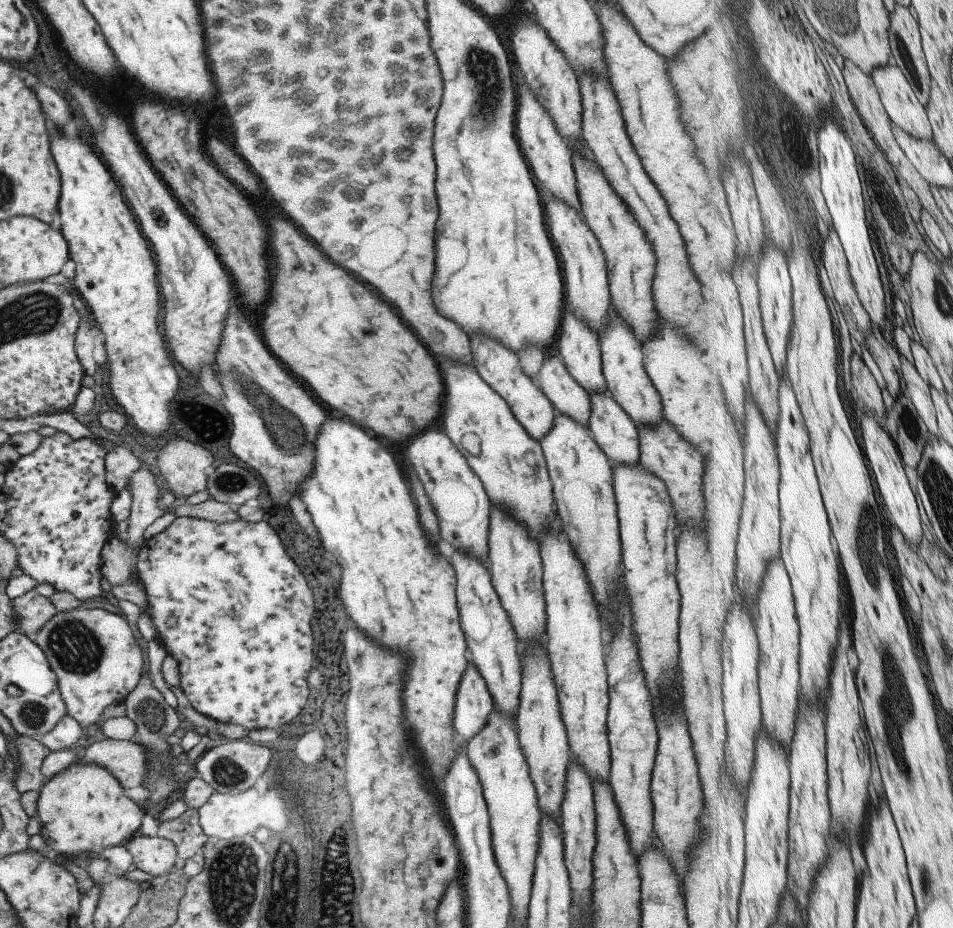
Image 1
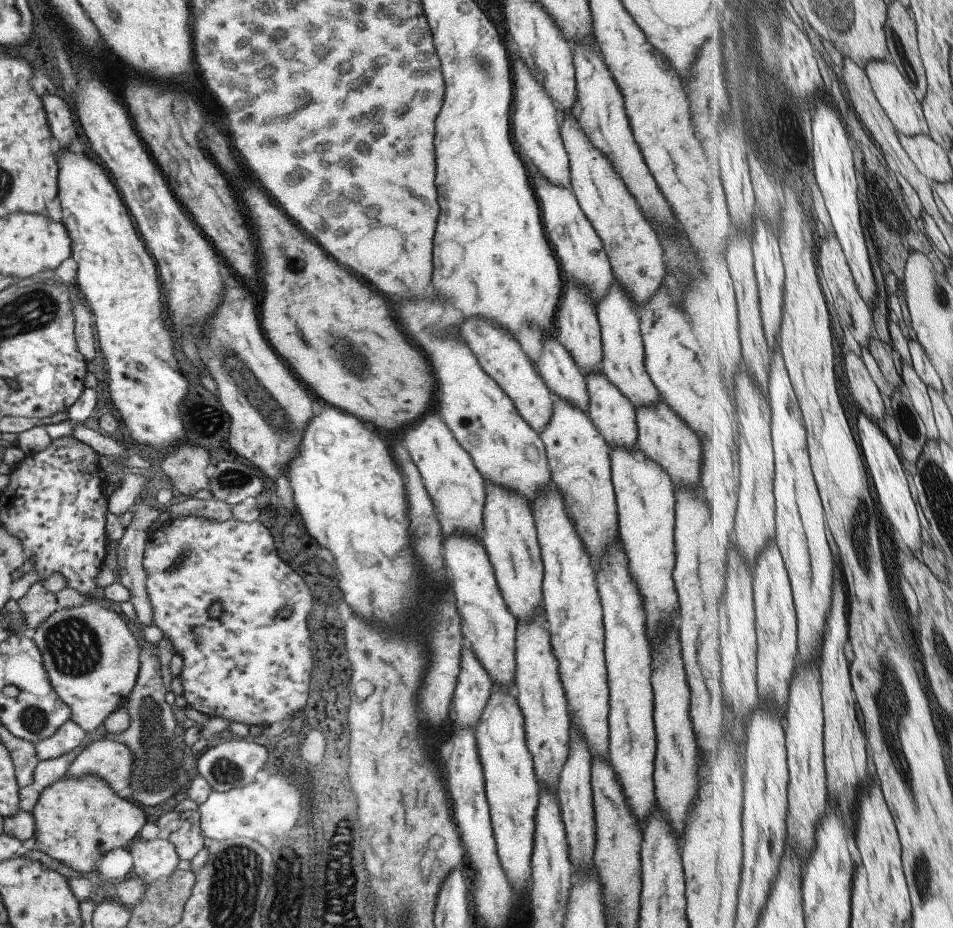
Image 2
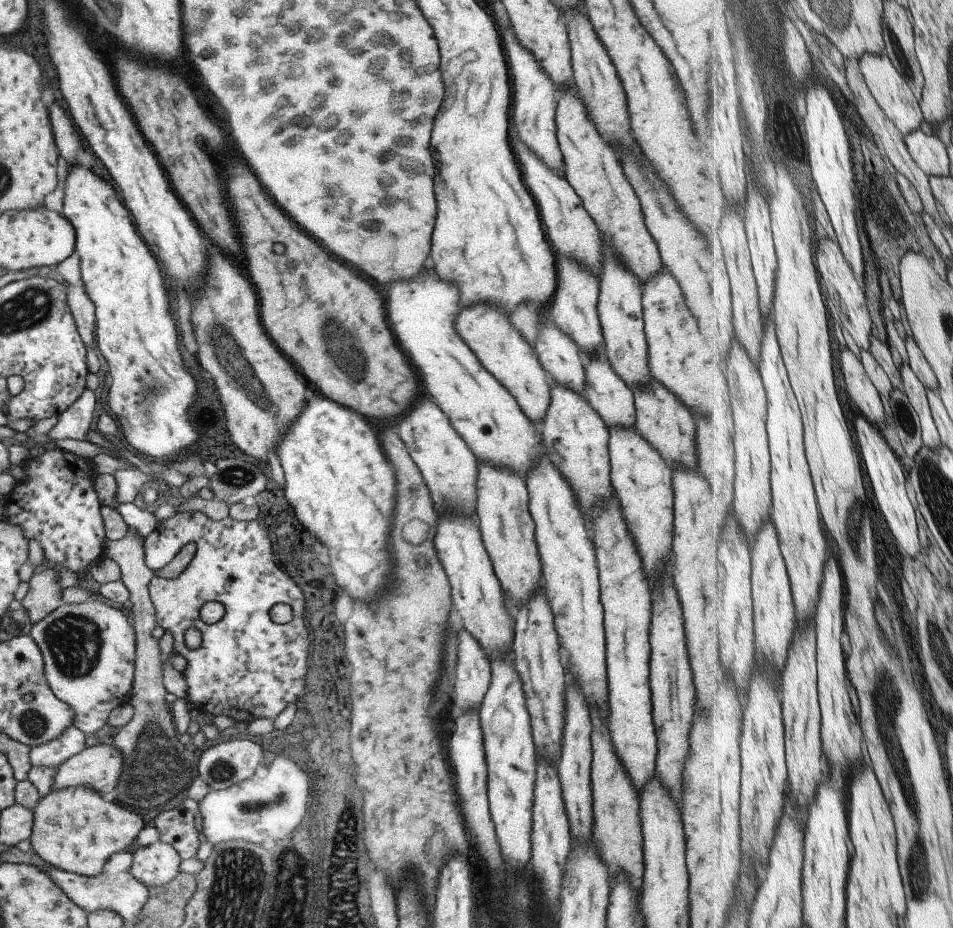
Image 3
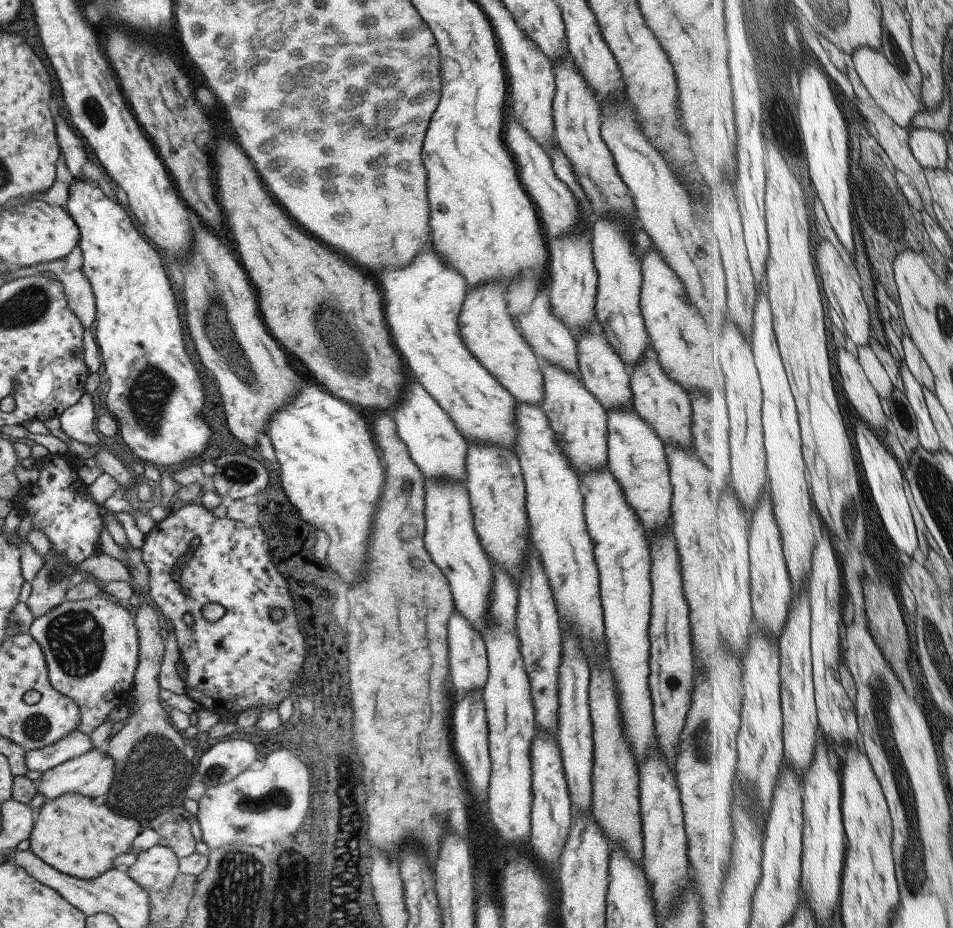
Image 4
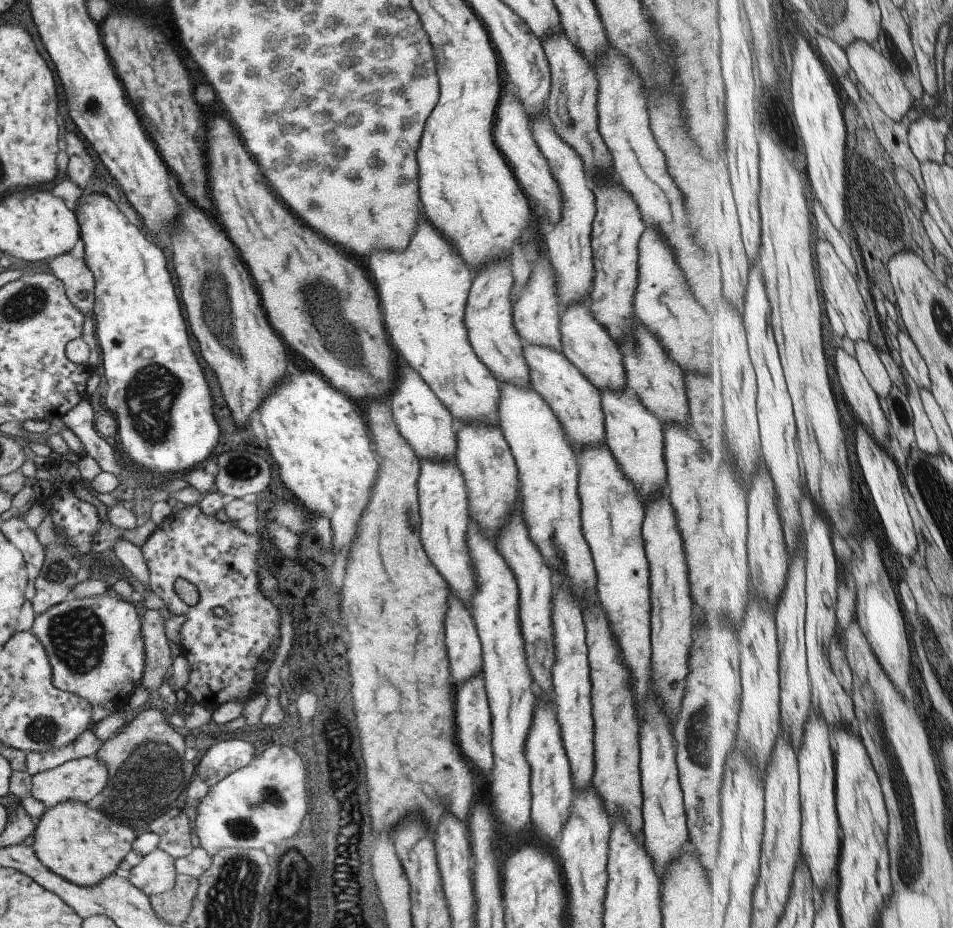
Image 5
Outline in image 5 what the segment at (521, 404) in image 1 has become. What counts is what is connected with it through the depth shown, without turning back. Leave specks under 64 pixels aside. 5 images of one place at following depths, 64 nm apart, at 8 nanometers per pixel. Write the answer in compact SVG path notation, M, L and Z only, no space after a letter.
M501 259L497 264L484 263L483 270L479 268L477 276L474 276L468 295L466 296L464 308L464 327L468 343L471 345L475 356L491 371L491 374L498 380L499 383L507 383L516 387L534 390L534 384L530 379L530 372L523 356L525 344L522 338L518 335L512 321L512 304L509 303L509 290L513 278L511 277L510 264L507 260Z

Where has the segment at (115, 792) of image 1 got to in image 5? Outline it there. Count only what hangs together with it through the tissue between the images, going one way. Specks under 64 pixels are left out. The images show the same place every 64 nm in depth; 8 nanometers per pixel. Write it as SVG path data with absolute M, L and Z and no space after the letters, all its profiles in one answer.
M63 801L46 808L38 818L33 833L33 849L37 860L52 873L82 887L92 887L113 873L124 856L131 851L136 835L129 824L119 824L101 811L79 801Z

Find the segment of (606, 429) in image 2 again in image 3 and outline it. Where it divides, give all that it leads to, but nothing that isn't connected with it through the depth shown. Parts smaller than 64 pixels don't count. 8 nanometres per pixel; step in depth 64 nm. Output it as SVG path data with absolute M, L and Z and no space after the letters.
M606 358L583 361L584 398L608 428L634 426L634 400L631 390L617 378Z

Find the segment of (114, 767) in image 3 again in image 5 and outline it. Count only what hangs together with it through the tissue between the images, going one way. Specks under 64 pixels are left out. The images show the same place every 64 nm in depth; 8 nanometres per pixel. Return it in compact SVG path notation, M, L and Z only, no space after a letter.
M79 757L55 768L34 774L30 777L30 796L44 804L44 808L52 807L63 801L89 802L97 796L107 780L106 766L93 757Z

